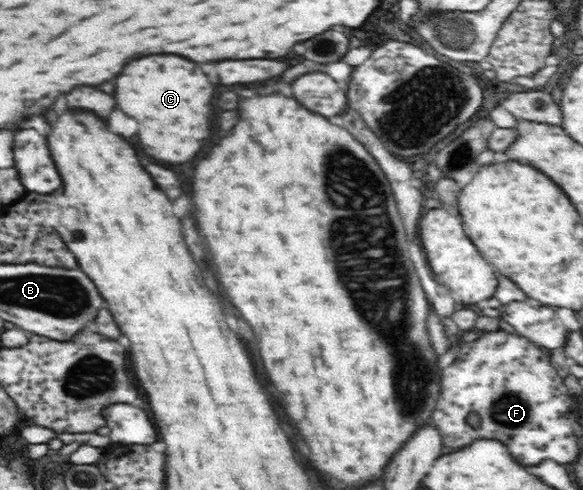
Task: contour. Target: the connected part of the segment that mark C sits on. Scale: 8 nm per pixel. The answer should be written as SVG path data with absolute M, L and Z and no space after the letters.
M155 54L129 62L117 76L117 106L139 122L139 142L151 148L147 154L171 162L185 164L193 160L213 136L213 94L215 86L207 80L201 66L175 54Z

